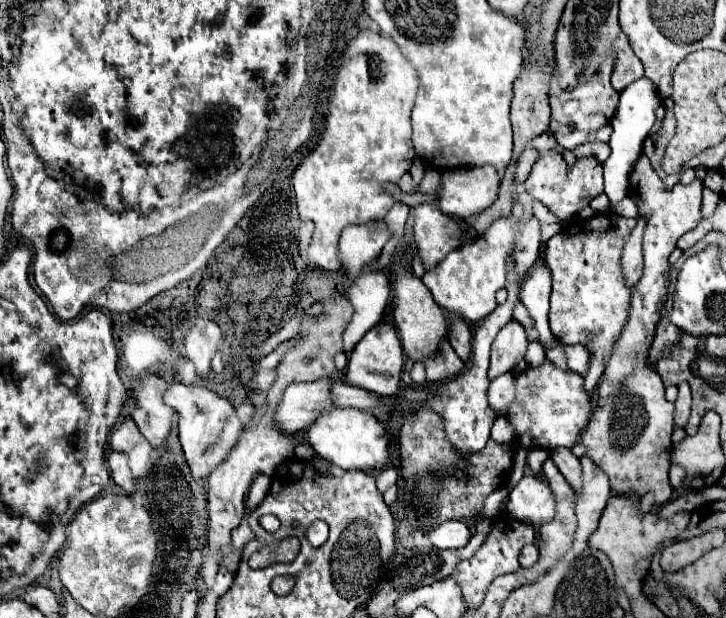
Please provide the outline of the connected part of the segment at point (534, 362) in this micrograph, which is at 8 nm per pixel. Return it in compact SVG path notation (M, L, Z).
M531 342L527 346L527 354L525 354L525 362L527 366L539 366L539 362L545 358L545 350L539 342Z

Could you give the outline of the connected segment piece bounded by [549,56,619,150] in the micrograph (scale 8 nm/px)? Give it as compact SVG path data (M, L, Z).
M609 56L599 74L595 76L593 82L585 82L585 84L579 84L575 90L563 90L557 98L549 98L549 106L551 106L551 120L557 124L555 128L555 134L561 134L561 136L555 136L557 142L567 148L567 150L575 150L577 146L585 144L585 142L591 142L595 140L595 132L609 124L615 110L617 110L617 102L619 102L619 92L611 88L611 72L613 72L613 58Z

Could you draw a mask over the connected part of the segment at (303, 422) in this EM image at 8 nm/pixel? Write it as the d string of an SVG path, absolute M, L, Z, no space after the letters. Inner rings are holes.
M325 378L309 384L291 384L277 406L277 426L283 432L293 434L315 422L323 410L333 410L335 404L331 398L331 382L331 378Z

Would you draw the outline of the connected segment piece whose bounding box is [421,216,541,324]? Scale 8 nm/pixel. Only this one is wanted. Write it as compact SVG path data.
M515 216L499 218L471 246L453 250L433 272L425 272L421 280L423 284L427 284L435 302L441 308L447 308L463 320L477 324L497 306L495 292L505 286L507 256L513 256L517 260L517 272L525 276L529 268L535 264L535 260L540 257L540 234L540 223L537 222L537 218L530 218L525 226L521 226Z

